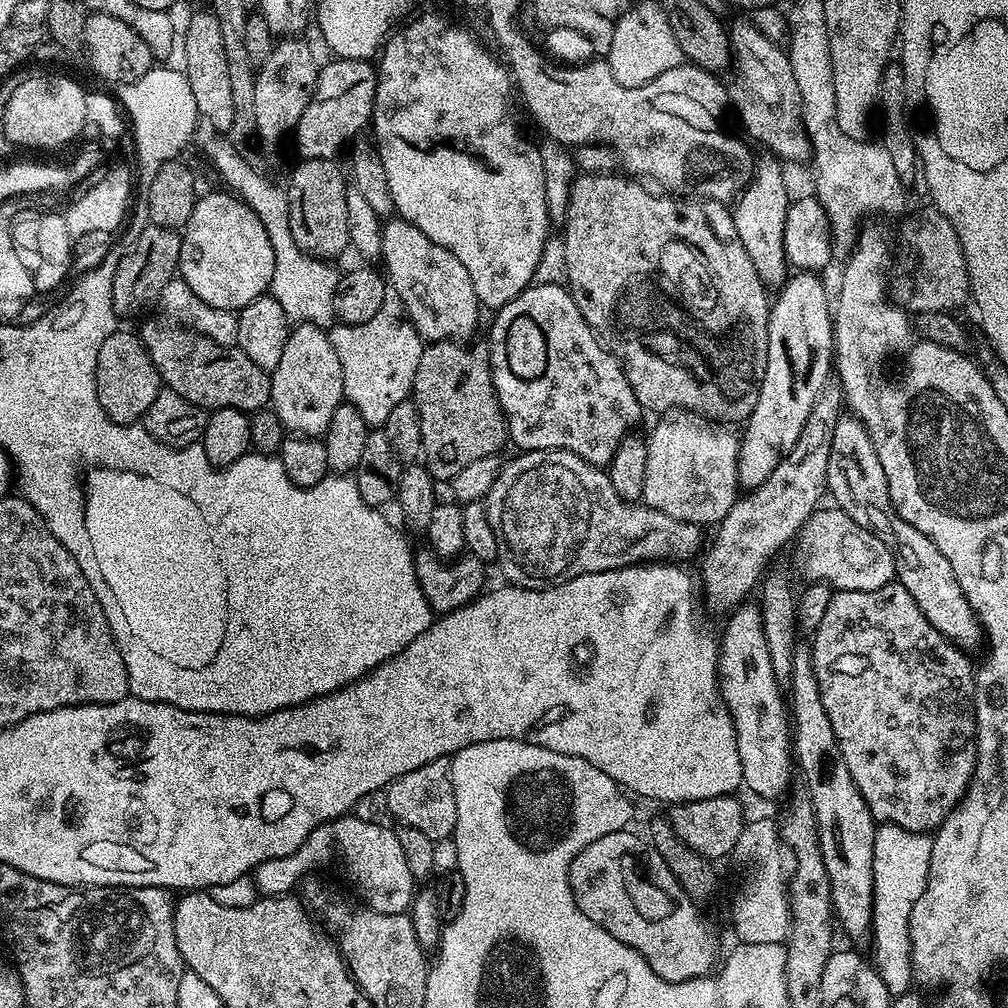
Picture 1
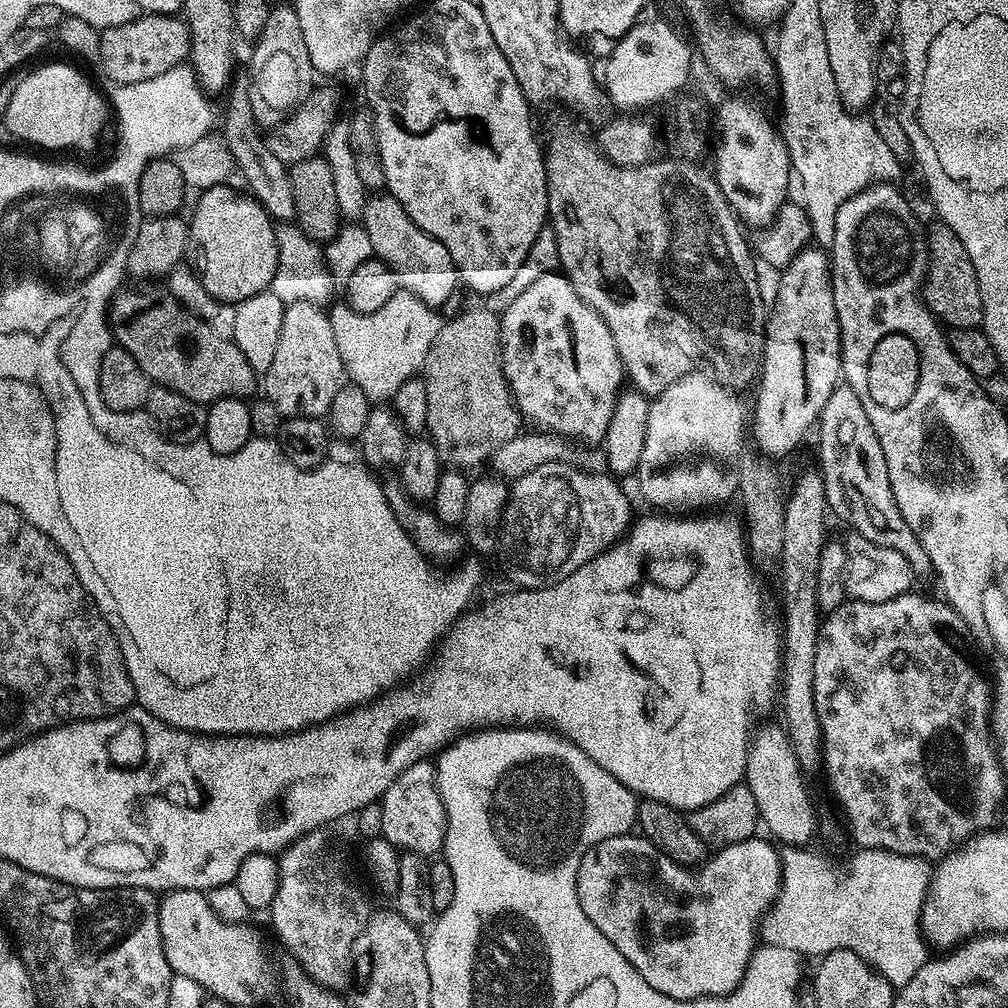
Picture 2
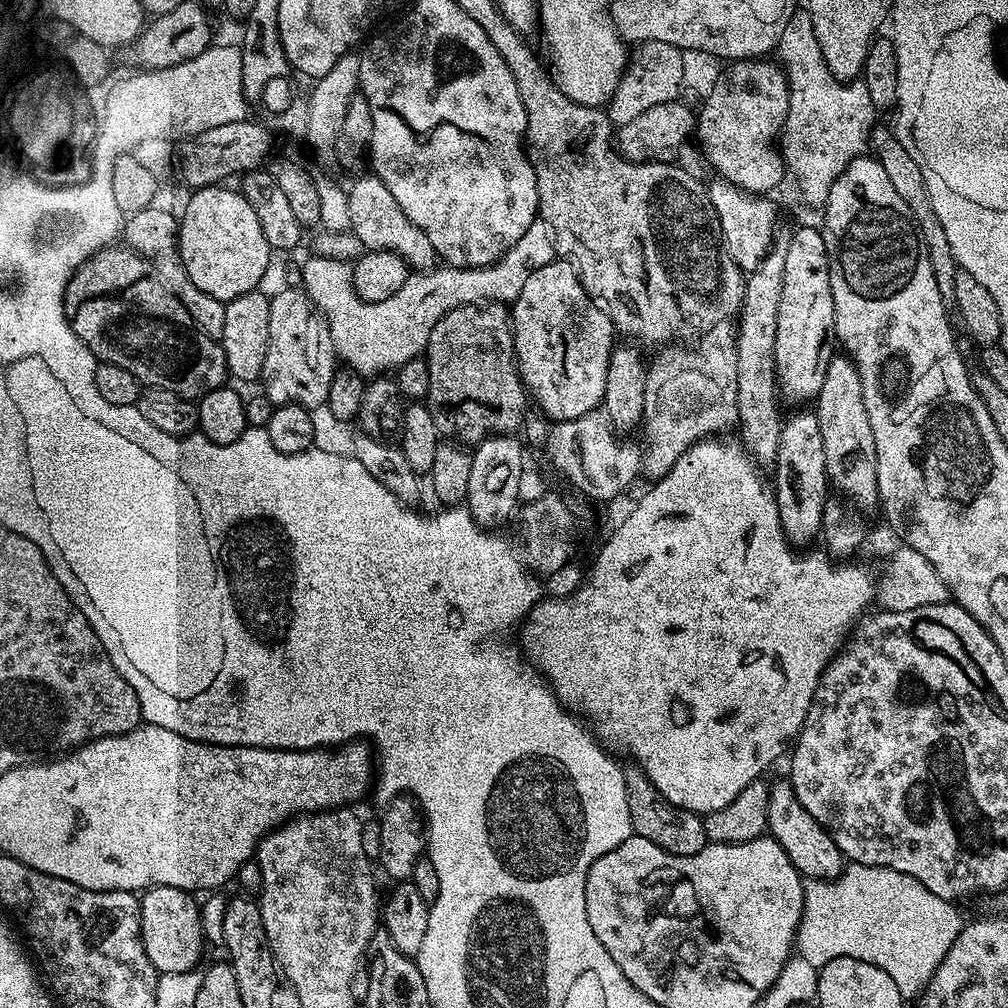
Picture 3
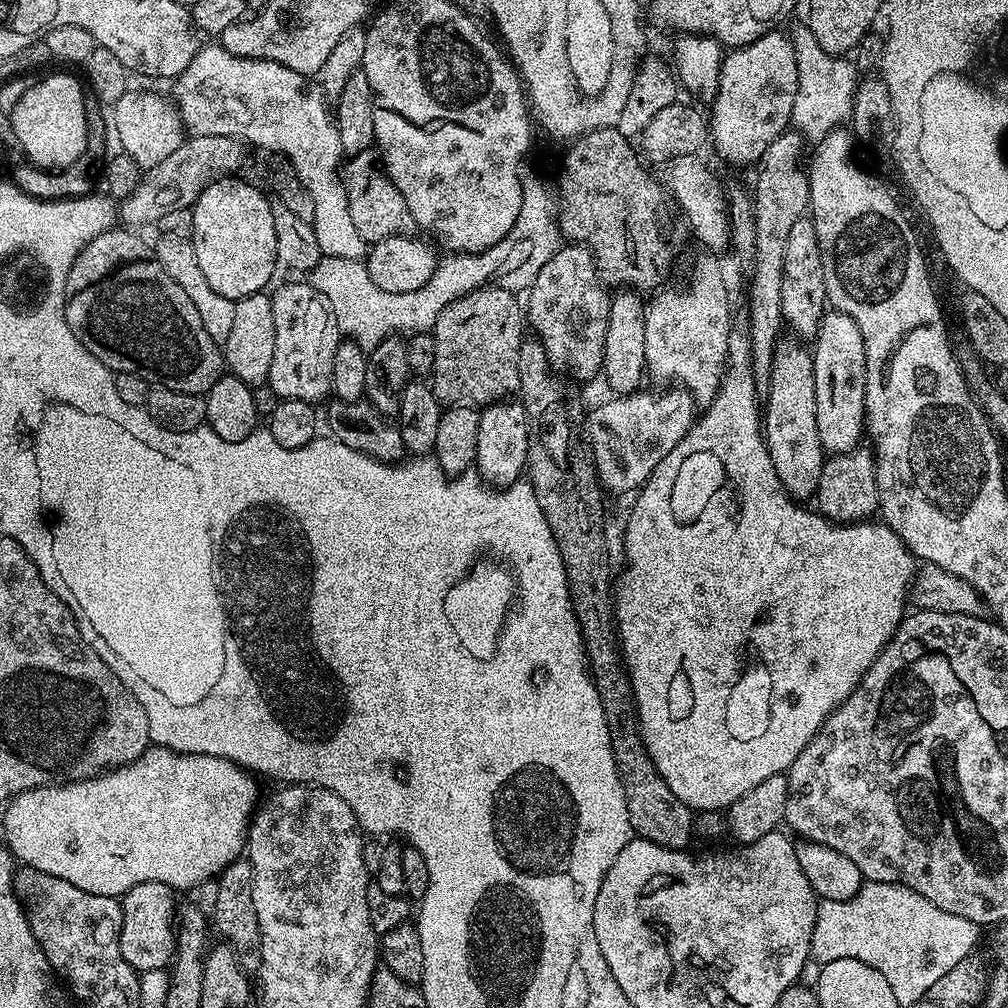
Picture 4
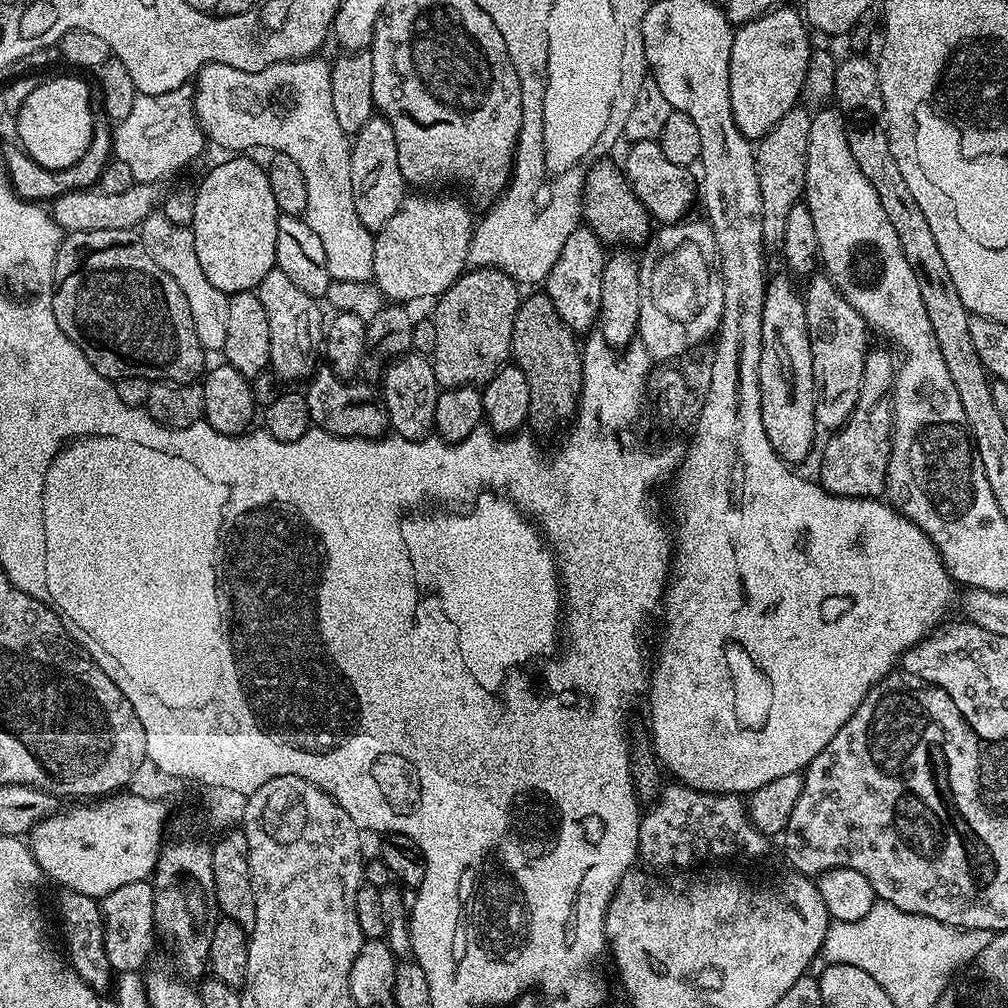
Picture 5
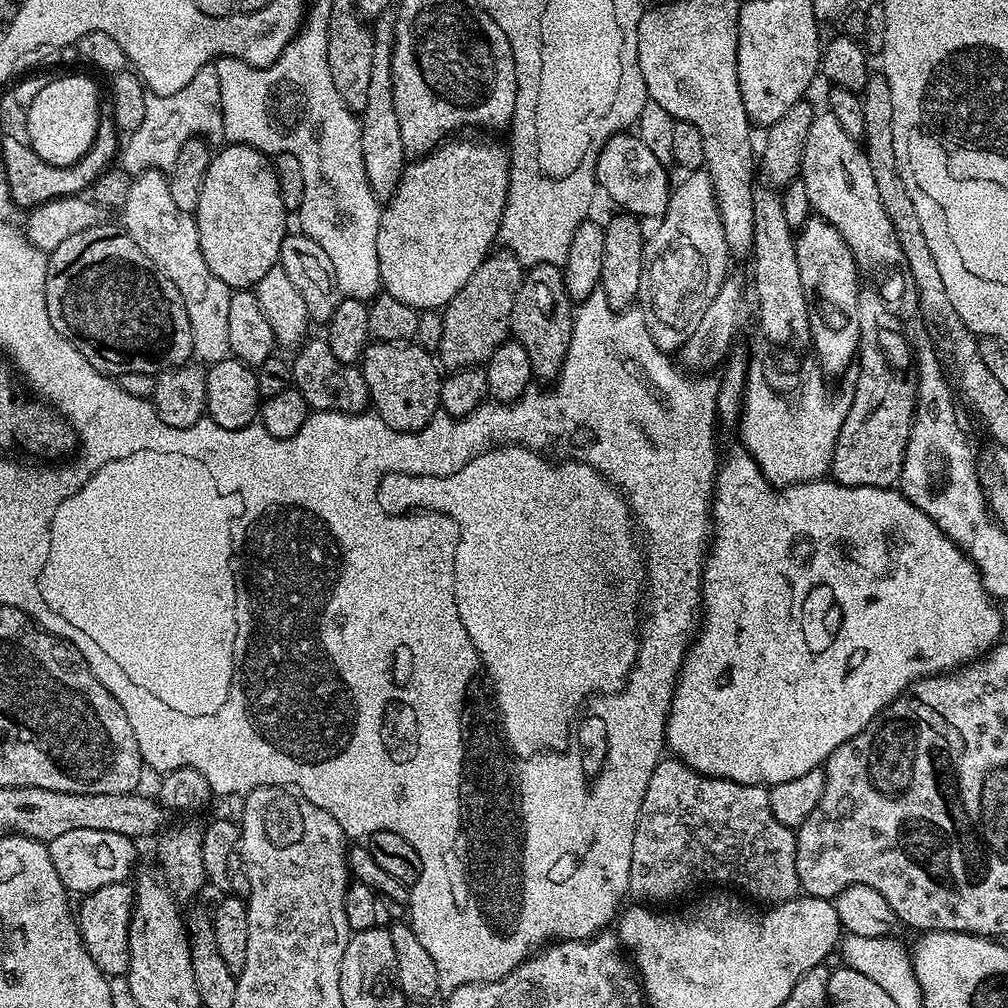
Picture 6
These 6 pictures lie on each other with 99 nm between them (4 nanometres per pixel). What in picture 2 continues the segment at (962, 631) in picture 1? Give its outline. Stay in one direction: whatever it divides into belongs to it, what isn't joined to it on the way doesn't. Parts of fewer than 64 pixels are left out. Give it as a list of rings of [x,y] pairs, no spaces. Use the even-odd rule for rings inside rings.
[[[846,382],[837,384],[826,406],[822,406],[819,432],[818,471],[824,479],[824,493],[831,515],[845,520],[855,535],[898,550],[898,554],[910,562],[917,577],[929,575],[932,572],[930,554],[922,550],[922,542],[918,542],[914,530],[906,526],[906,518],[902,518],[898,502],[894,502],[894,490],[890,490],[890,470],[886,470],[886,454],[882,454],[882,442],[878,442],[878,434],[874,434],[870,414],[866,414],[866,406],[862,406],[858,394],[854,394]]]

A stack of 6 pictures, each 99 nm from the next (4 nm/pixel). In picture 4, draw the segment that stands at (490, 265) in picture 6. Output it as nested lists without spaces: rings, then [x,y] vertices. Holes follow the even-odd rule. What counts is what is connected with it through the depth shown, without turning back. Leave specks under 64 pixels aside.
[[[486,287],[460,296],[436,319],[430,387],[444,406],[476,408],[519,393],[518,350],[526,339],[526,312],[517,293]]]

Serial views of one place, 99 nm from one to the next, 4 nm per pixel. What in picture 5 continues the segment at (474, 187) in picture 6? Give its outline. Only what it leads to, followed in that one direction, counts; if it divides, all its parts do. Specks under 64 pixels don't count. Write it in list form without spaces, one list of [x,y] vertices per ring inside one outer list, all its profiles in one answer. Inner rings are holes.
[[[436,194],[405,195],[398,214],[394,214],[394,218],[375,233],[372,280],[389,301],[424,300],[427,296],[439,298],[466,271],[474,227],[472,212],[456,196],[432,195]]]

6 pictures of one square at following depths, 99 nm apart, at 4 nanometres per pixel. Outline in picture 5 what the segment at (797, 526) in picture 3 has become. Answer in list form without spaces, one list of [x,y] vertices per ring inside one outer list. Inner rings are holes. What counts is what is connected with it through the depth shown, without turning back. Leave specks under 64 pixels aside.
[[[773,275],[766,286],[766,298],[762,306],[762,358],[758,362],[758,382],[760,383],[760,397],[762,398],[762,426],[766,438],[770,438],[770,446],[783,458],[785,464],[797,466],[812,452],[812,443],[816,440],[818,425],[816,423],[816,379],[814,378],[814,358],[810,358],[810,330],[806,326],[806,310],[801,289],[796,289],[797,281],[791,275]]]

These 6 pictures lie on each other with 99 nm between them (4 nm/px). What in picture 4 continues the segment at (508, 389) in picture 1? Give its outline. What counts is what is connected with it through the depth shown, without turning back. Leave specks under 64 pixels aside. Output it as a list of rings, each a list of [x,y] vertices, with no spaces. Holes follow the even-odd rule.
[[[571,242],[561,246],[550,262],[538,270],[538,278],[534,278],[532,287],[527,289],[527,327],[536,331],[533,332],[535,339],[546,350],[553,369],[567,374],[573,381],[601,375],[606,322],[610,318],[610,292],[607,290],[591,250]]]

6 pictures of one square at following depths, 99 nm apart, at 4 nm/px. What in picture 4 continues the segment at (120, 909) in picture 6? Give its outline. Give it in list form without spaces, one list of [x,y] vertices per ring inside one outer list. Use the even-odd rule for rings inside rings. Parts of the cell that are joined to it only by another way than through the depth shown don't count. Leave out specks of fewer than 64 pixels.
[[[155,880],[134,886],[122,897],[120,958],[136,969],[137,973],[167,969],[173,961],[176,944],[174,921],[177,919],[178,901],[172,896],[175,896],[174,889],[170,885]]]

